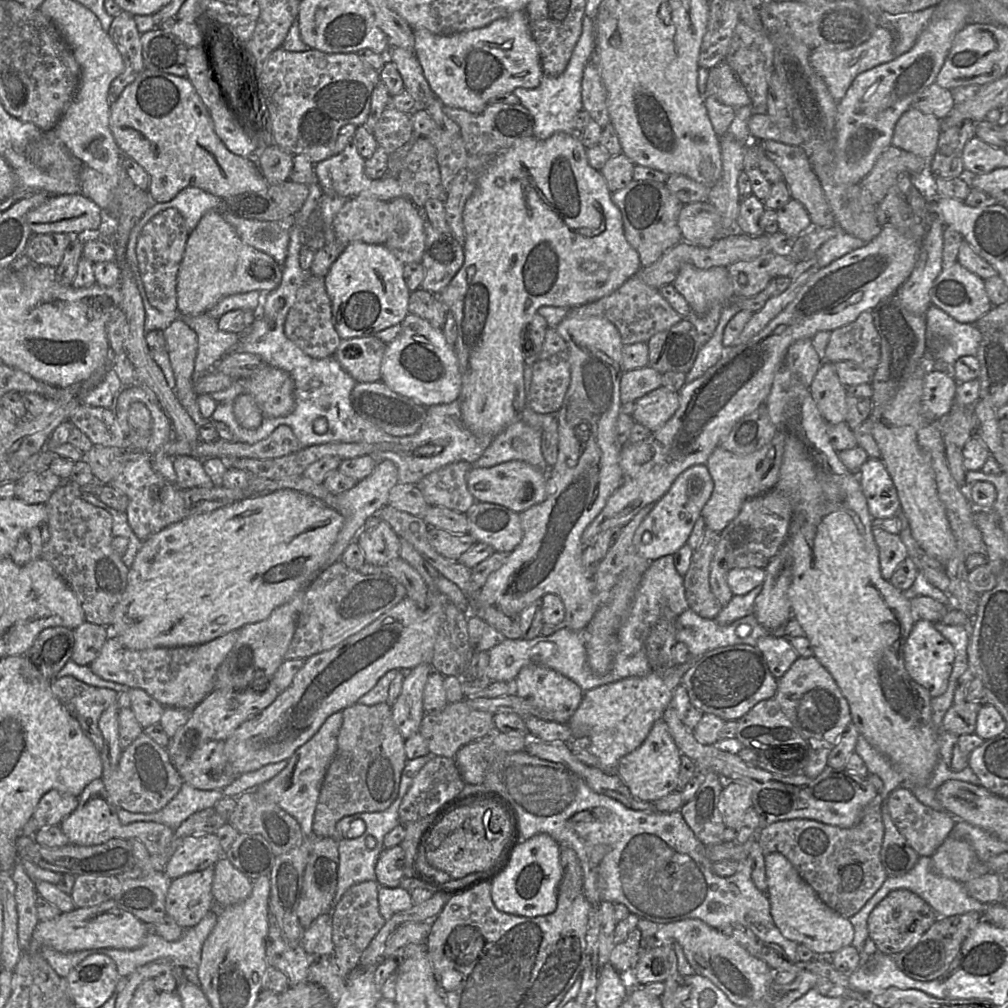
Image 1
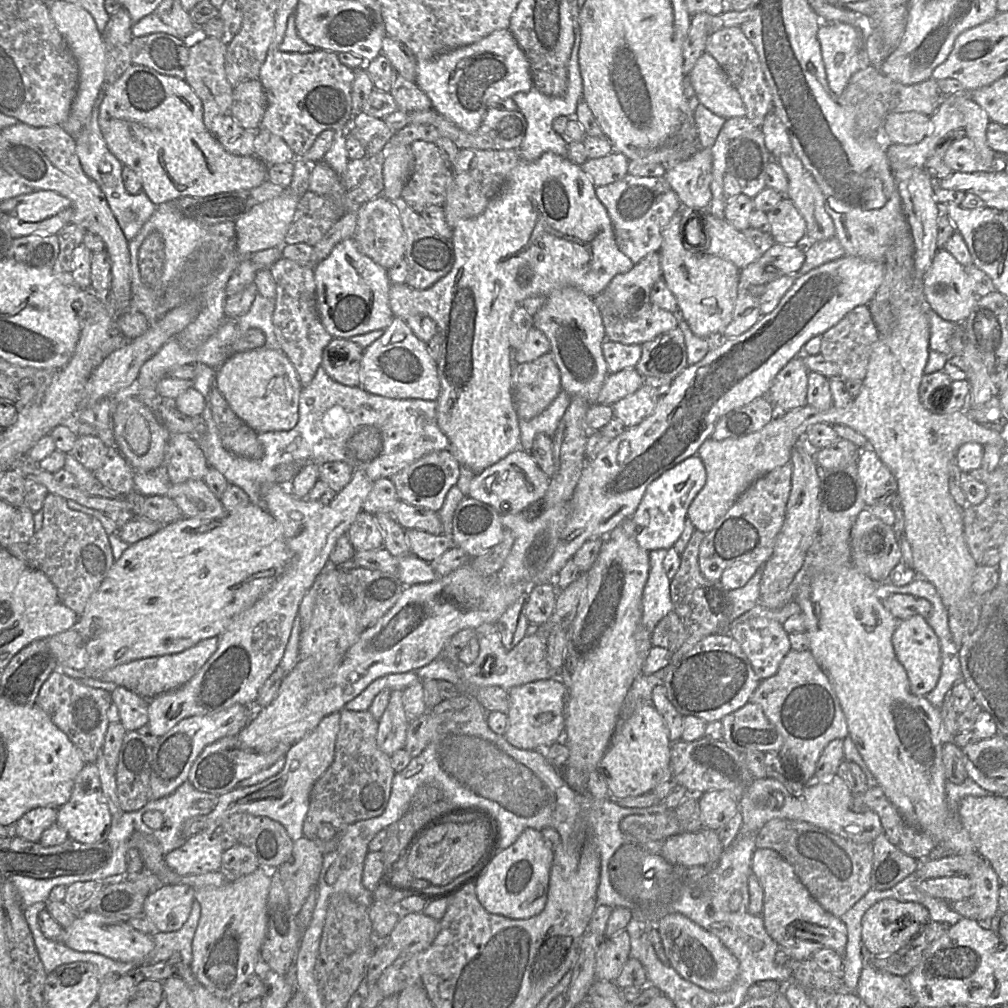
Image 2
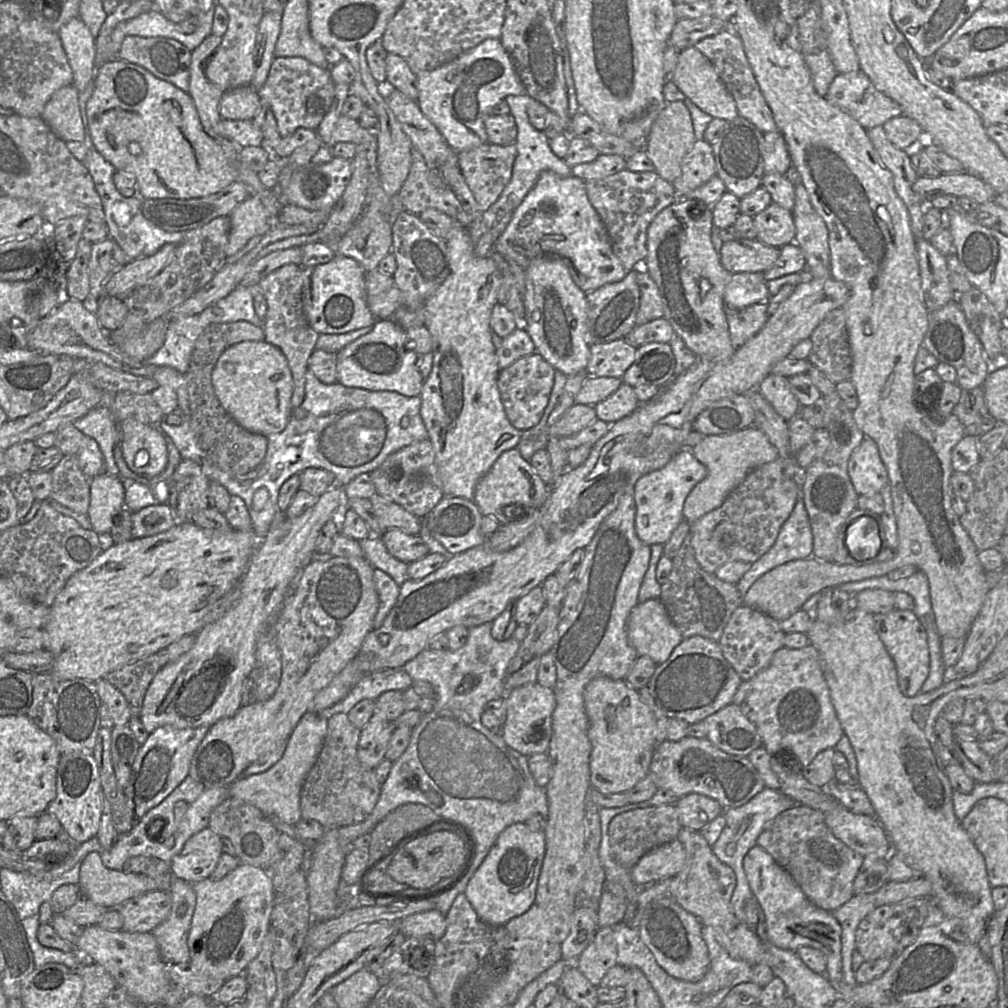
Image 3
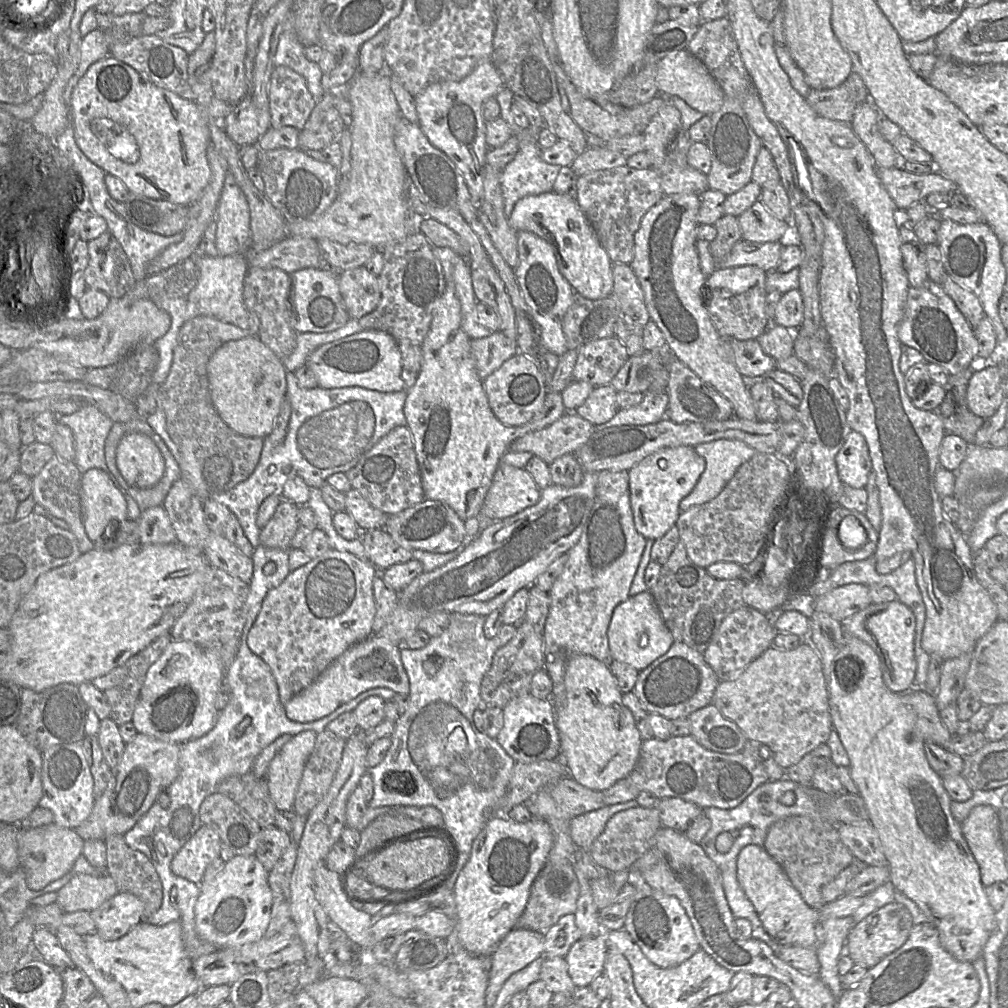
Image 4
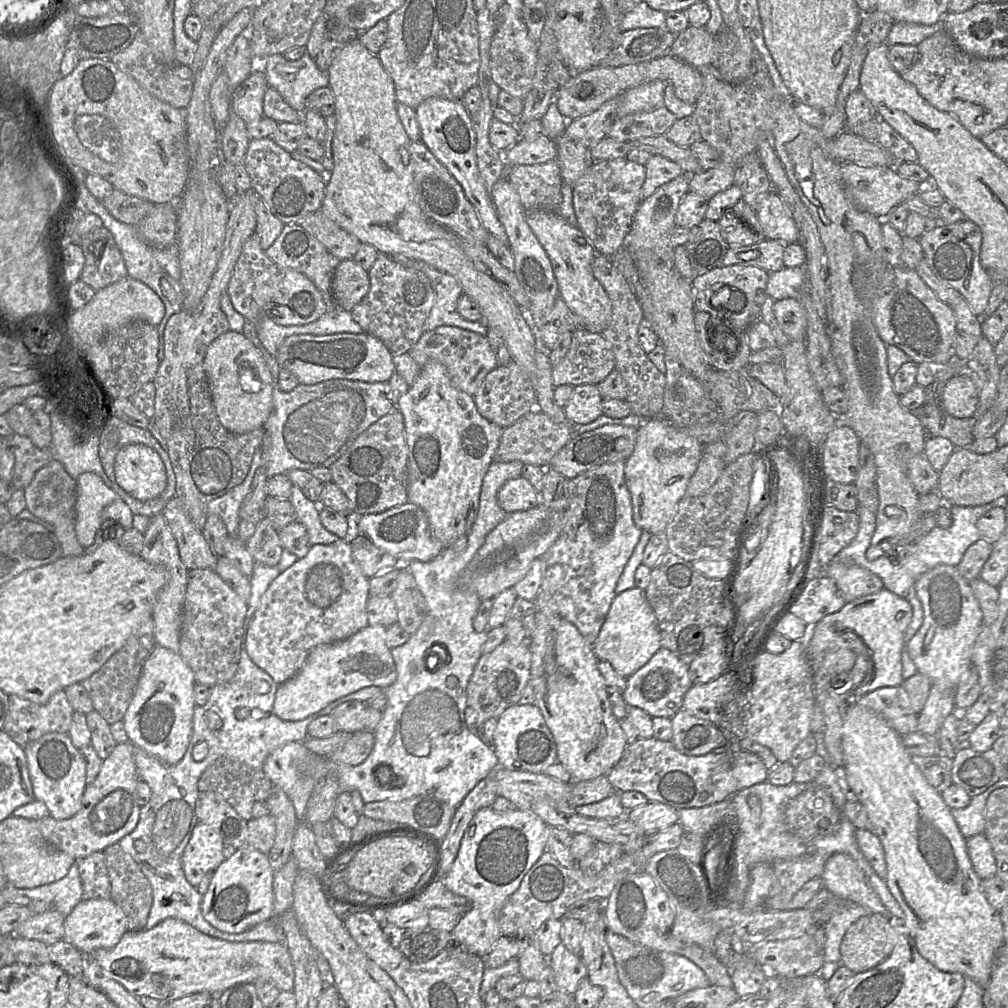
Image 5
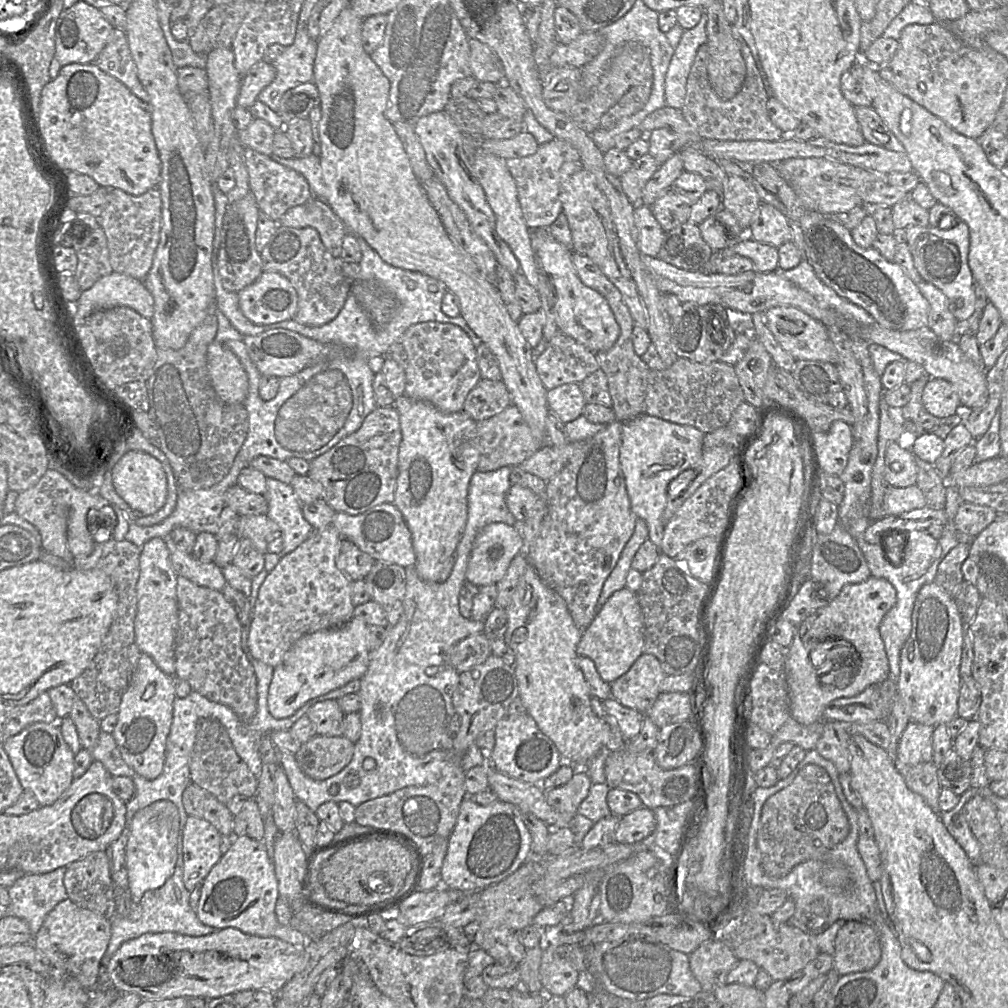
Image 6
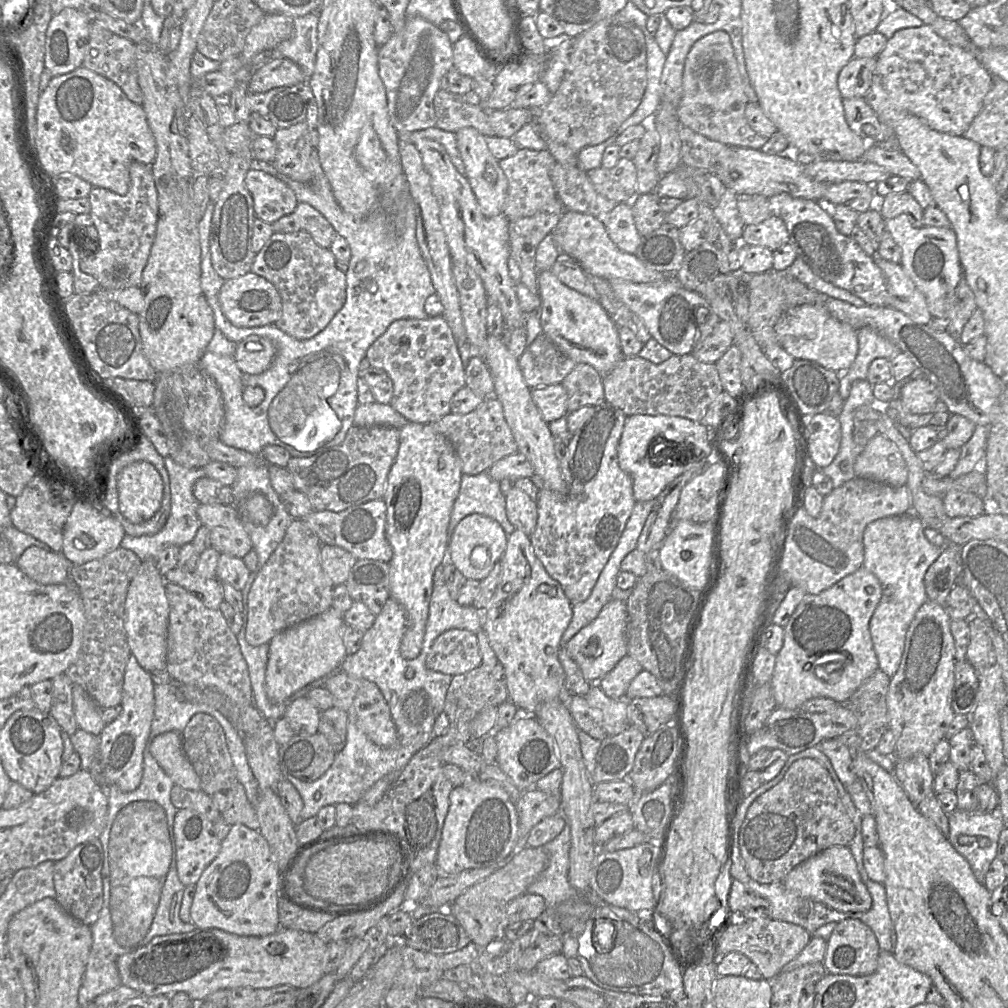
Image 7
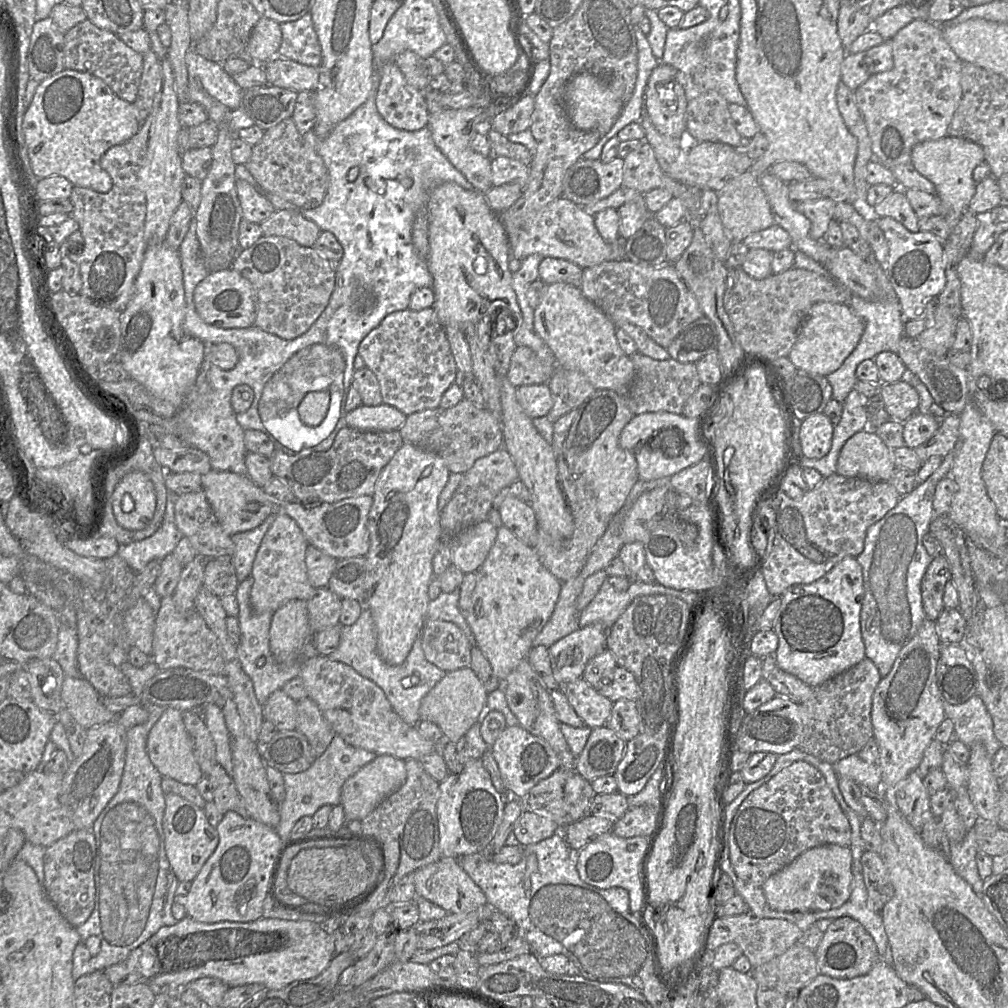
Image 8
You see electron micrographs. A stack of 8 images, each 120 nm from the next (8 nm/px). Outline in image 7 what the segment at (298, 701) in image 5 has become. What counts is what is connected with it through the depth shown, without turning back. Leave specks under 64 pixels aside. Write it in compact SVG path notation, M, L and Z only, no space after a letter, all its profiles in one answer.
M332 609L276 634L270 641L266 693L274 704L291 700L304 688L319 687L323 679L340 670L347 657L342 640L343 615Z

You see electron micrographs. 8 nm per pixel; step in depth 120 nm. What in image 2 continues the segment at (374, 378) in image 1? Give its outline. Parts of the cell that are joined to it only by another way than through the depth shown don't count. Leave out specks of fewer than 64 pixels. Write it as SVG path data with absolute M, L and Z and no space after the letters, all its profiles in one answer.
M334 338L324 348L321 367L334 381L360 387L360 365L364 349L350 340Z

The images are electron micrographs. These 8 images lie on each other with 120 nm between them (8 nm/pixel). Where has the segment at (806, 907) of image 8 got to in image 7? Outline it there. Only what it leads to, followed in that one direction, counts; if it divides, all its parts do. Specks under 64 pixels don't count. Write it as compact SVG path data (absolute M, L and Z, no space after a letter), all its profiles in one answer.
M832 846L819 852L792 869L782 882L787 890L837 911L866 912L872 906L872 896L860 878L856 861L848 846Z

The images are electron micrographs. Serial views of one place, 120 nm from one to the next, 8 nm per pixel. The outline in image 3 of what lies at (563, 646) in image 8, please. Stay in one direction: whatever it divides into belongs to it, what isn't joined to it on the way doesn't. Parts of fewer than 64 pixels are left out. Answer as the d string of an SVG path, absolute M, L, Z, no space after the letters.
M660 599L638 603L631 610L627 634L638 655L650 657L657 665L665 662L683 640Z

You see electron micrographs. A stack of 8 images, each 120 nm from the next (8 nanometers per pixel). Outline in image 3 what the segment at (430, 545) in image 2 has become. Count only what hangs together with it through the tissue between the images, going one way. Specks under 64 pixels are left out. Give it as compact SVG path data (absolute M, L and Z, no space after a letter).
M389 529L380 539L392 556L407 564L430 554L428 546L419 535L409 535L398 529Z

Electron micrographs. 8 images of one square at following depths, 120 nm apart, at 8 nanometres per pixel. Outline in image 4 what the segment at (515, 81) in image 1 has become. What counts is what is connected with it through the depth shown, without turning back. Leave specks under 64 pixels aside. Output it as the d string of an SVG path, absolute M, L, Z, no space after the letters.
M490 59L480 62L465 78L432 83L415 97L418 125L430 143L444 152L460 170L477 209L481 207L484 197L483 167L490 150L486 143L486 121L482 115L482 104L489 98L495 98L504 87Z

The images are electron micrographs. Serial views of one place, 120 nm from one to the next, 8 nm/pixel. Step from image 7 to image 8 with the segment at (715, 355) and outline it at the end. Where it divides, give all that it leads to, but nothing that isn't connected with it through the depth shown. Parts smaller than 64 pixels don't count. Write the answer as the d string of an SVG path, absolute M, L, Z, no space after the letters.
M699 307L701 317L689 323L684 329L676 336L671 344L666 348L670 358L680 363L696 363L705 355L717 351L718 336L715 325L711 320L705 317Z

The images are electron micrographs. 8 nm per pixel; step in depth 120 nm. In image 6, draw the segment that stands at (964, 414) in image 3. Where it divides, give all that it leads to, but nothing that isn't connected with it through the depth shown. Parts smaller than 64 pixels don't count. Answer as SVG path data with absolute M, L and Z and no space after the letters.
M924 372L920 379L910 384L910 400L901 408L902 424L914 436L935 434L944 440L954 427L962 423L963 418L961 413L939 418L926 411L922 403L922 392L931 378Z

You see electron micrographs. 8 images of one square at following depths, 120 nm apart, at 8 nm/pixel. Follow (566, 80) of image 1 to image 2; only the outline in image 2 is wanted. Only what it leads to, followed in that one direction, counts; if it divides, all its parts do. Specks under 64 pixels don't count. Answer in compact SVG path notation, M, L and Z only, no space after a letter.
M578 20L574 21L575 41L568 62L567 88L563 96L551 97L540 93L535 88L528 92L519 92L511 96L518 110L524 115L527 123L525 137L519 147L520 160L531 162L537 160L545 152L553 152L567 157L567 143L553 129L553 121L559 116L572 117L576 114L577 105L582 99L582 77L578 63L578 51L580 46L580 29Z

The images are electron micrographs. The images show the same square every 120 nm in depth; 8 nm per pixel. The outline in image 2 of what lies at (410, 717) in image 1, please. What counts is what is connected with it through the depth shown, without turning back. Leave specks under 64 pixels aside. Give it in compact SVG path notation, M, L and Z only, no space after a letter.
M403 690L392 691L389 703L378 720L378 748L389 756L404 748L409 722L403 706Z

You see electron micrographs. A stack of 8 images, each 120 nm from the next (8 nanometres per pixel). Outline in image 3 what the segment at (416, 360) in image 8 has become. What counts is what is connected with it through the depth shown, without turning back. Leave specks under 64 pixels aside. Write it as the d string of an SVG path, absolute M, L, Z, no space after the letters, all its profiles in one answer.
M524 326L517 327L508 336L502 338L501 345L496 348L500 370L533 353L536 353L536 347Z

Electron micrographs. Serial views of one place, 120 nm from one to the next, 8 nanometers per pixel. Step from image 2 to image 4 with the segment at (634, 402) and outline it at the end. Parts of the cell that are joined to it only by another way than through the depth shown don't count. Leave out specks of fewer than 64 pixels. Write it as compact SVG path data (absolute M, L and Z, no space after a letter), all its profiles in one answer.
M610 384L594 387L585 402L572 413L593 425L606 423L619 411L616 395L617 391Z

